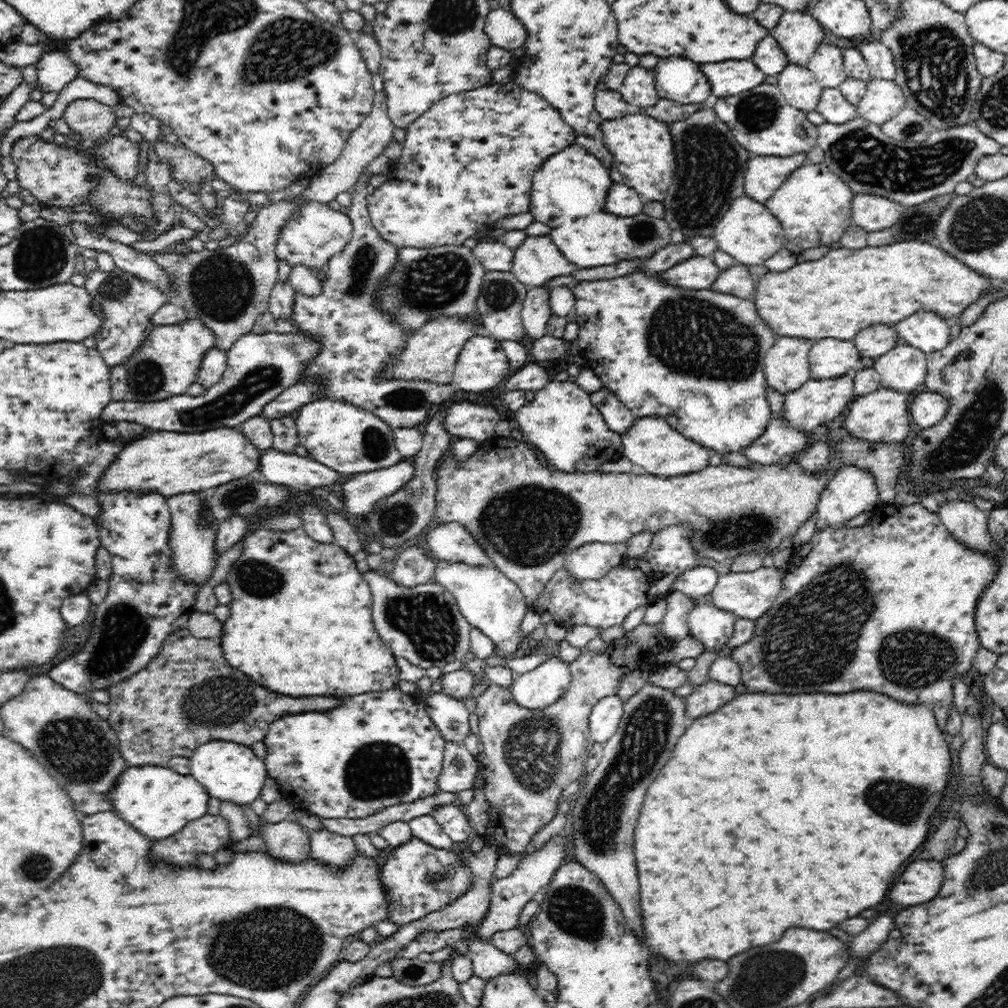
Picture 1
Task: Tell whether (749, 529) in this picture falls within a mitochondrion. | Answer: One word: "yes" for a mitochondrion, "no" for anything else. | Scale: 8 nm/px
yes

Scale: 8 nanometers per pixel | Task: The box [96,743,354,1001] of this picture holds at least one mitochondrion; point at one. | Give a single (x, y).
(267, 949)

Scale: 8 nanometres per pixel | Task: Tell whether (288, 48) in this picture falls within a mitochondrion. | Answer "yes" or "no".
yes

